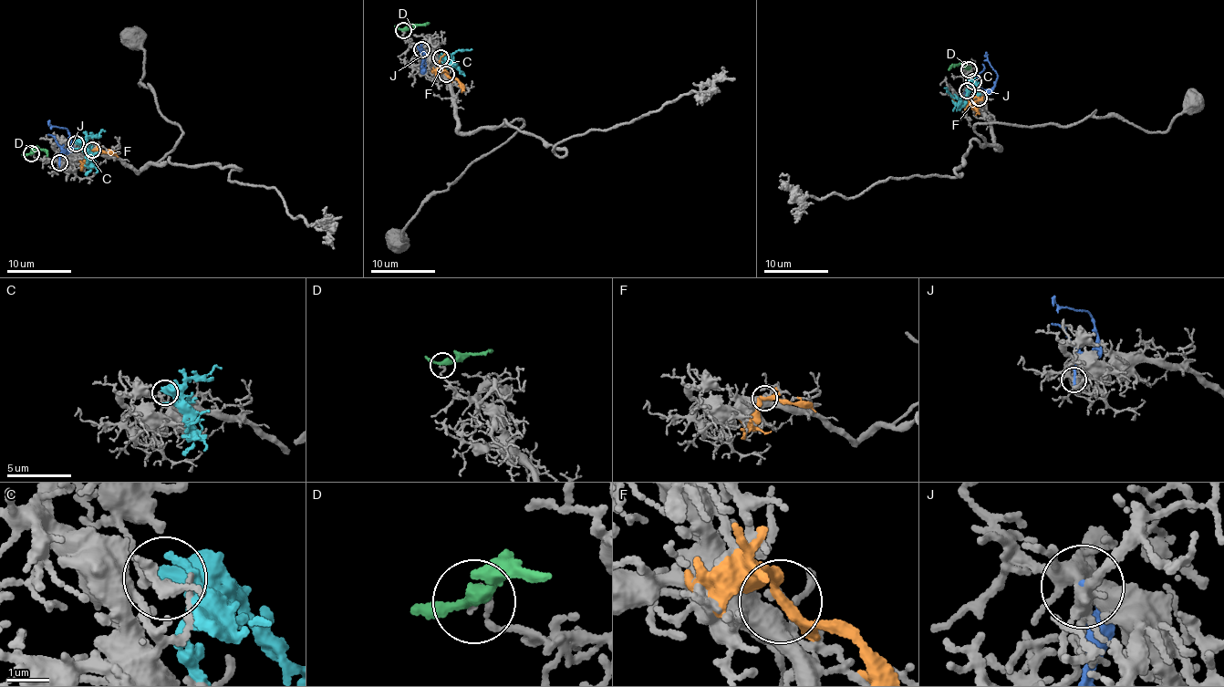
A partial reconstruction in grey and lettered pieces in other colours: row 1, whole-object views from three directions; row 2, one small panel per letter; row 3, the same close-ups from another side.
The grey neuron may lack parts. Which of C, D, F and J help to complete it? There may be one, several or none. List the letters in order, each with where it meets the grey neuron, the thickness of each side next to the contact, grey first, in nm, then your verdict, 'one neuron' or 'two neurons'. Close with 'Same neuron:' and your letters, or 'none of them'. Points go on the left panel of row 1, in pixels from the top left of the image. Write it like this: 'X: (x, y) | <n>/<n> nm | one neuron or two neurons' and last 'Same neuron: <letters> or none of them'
C: (76, 143) | 180/650 nm | two neurons
D: (31, 153) | 170/320 nm | two neurons
F: (92, 150) | 280/200 nm | two neurons
J: (59, 162) | 360/190 nm | two neurons
Same neuron: none of them

